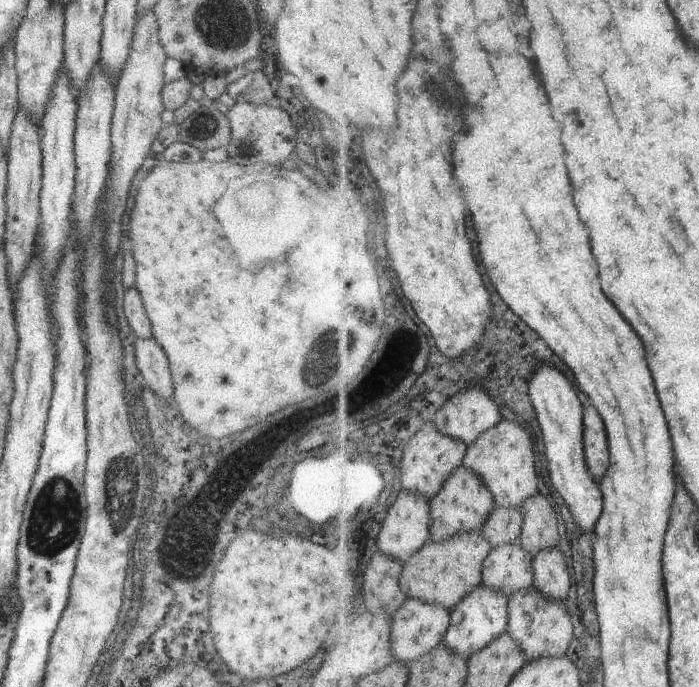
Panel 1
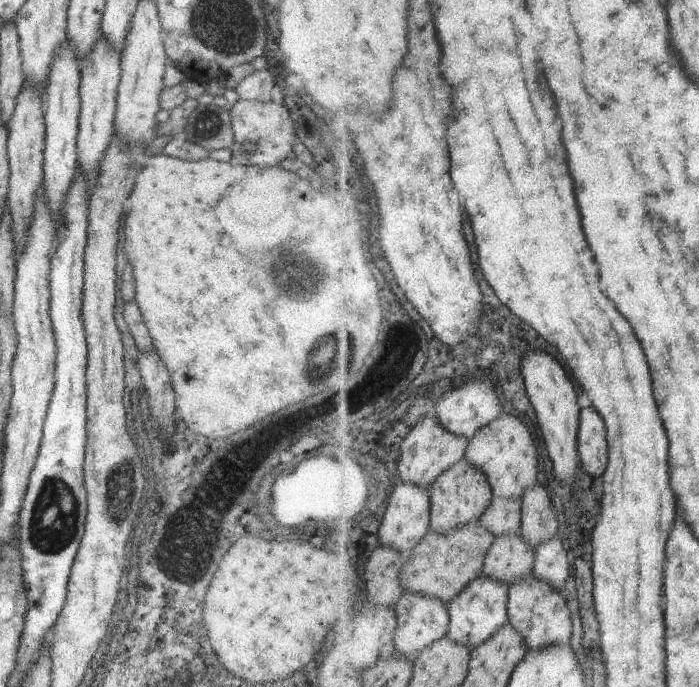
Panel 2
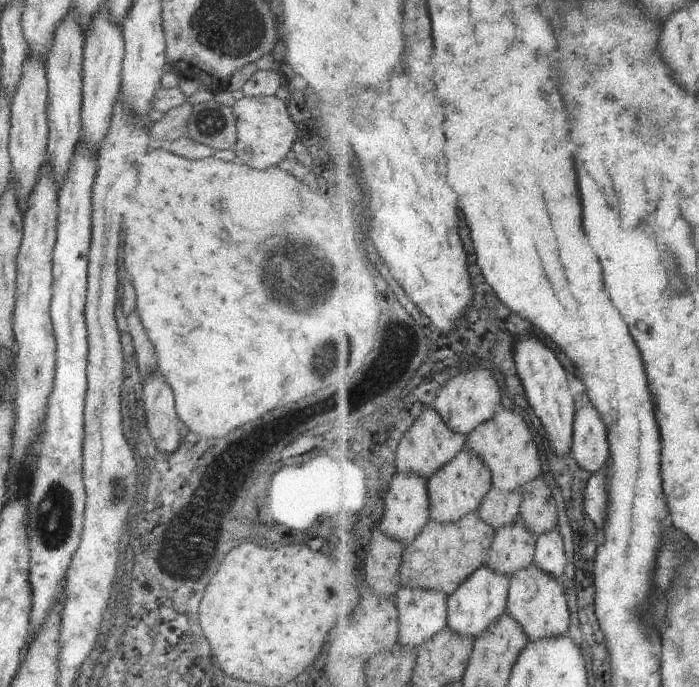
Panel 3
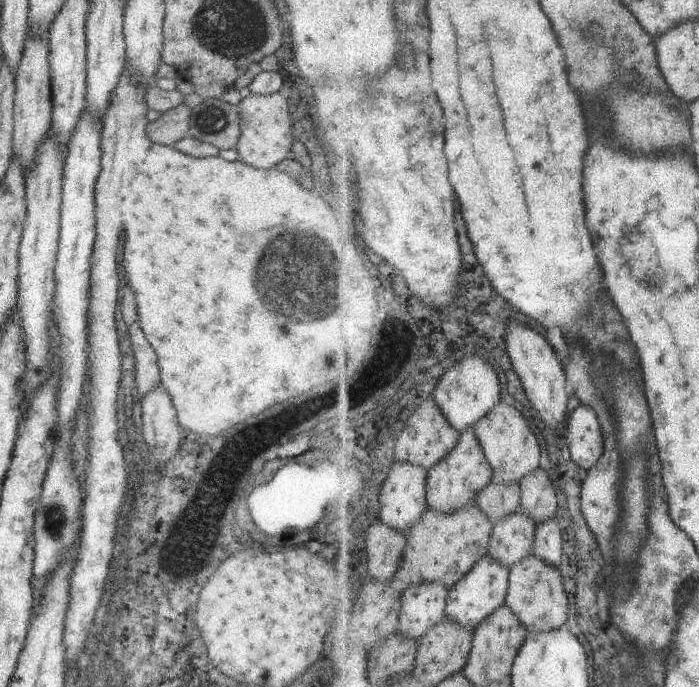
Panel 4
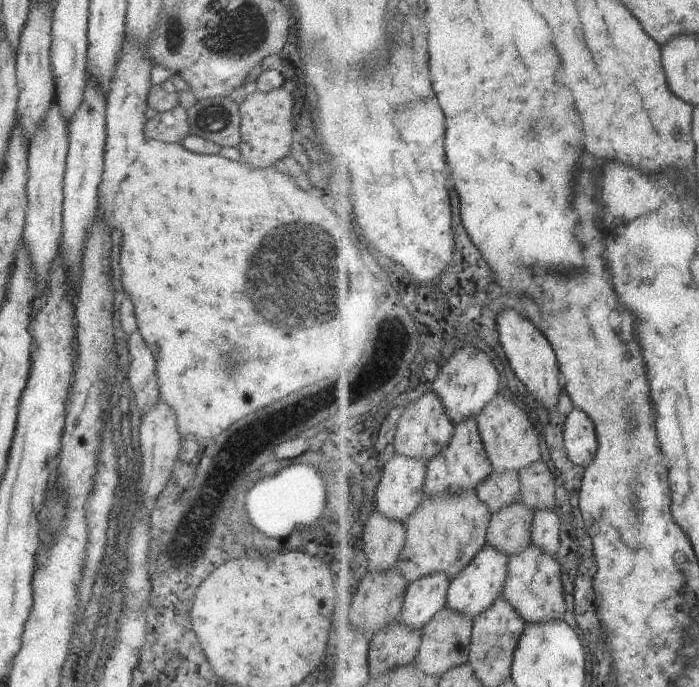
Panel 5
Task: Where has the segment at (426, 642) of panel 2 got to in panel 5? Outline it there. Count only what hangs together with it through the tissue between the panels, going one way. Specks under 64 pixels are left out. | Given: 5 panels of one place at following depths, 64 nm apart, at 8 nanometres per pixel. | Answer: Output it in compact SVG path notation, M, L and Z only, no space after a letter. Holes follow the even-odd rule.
M436 572L409 584L402 619L412 628L425 628L449 603L451 580Z

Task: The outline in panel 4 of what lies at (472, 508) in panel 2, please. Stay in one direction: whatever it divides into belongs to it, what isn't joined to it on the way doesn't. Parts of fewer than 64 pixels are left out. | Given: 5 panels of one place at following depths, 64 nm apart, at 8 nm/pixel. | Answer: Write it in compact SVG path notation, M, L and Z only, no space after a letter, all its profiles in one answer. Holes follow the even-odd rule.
M476 425L462 432L458 446L448 454L438 466L429 471L428 500L429 506L436 512L456 512L478 499L478 494L488 488L495 480L495 468L488 460L482 442L476 434Z

